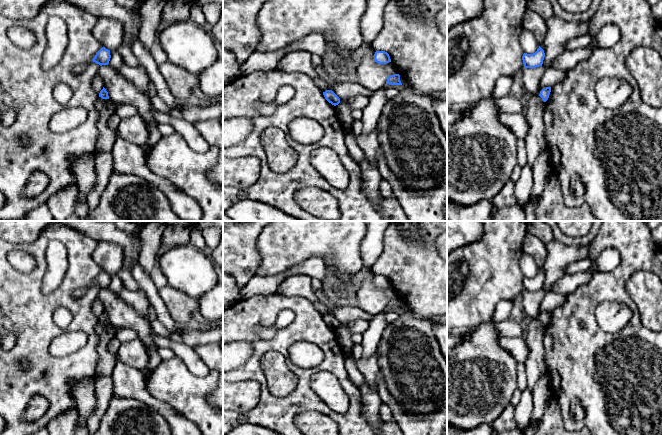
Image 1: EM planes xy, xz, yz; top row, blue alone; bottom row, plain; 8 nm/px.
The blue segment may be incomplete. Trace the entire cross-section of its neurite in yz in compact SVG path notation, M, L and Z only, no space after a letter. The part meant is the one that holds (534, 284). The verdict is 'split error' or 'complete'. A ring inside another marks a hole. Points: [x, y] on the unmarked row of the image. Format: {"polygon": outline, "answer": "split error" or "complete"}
{"polygon": "M540 270L533 278L524 277L522 280L524 292L536 292L542 290L544 281L544 274Z", "answer": "complete"}

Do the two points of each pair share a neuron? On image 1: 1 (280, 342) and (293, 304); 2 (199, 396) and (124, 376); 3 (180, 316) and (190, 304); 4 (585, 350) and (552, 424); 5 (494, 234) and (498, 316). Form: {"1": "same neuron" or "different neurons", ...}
{"1": "same neuron", "2": "different neurons", "3": "same neuron", "4": "different neurons", "5": "different neurons"}

